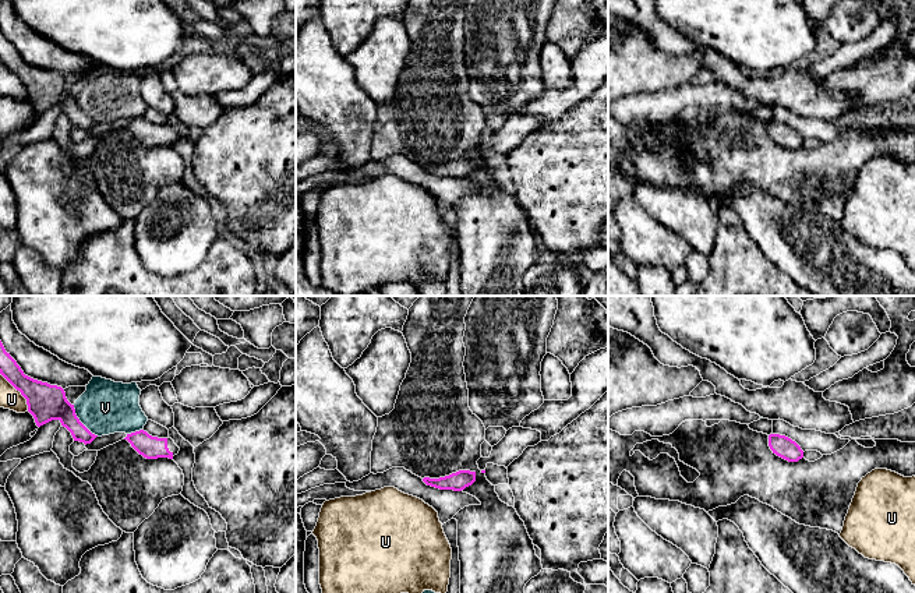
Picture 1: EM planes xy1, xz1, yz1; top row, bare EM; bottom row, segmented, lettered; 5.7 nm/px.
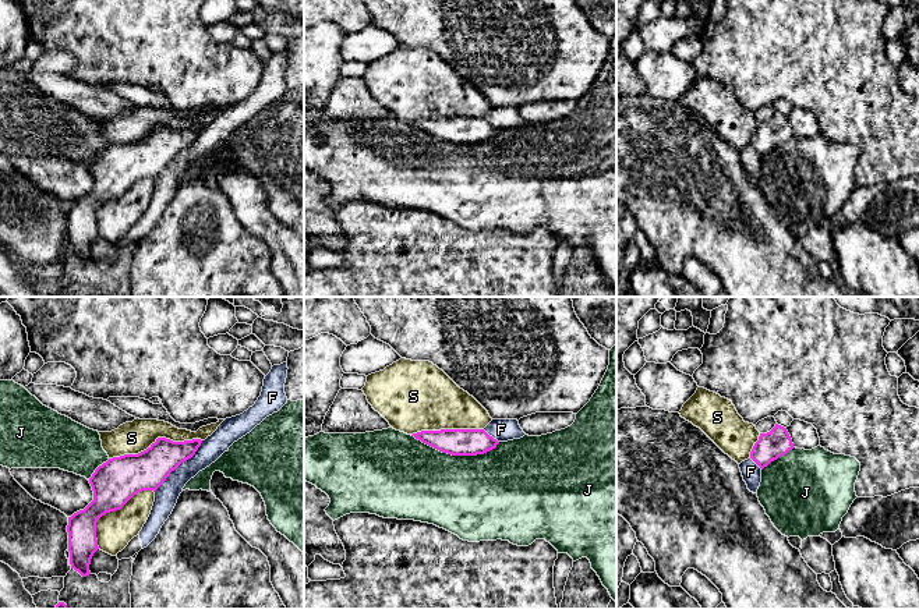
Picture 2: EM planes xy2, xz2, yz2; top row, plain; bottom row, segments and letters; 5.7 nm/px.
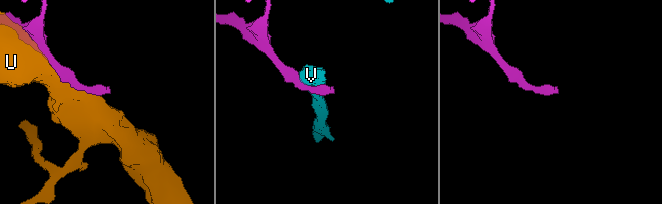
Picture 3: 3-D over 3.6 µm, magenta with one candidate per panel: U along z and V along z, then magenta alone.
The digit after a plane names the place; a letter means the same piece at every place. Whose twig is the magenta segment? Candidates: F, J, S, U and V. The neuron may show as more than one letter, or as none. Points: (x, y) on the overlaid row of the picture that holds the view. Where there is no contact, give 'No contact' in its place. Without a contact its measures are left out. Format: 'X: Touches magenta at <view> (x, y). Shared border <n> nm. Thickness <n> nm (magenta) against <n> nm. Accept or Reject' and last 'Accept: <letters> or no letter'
F: Touches magenta at xy2 (179, 464). Shared border 400 nm. Thickness 220 nm (magenta) against 140 nm. Reject
J: Touches magenta at xz2 (455, 455). Shared border 500 nm. Thickness 160 nm (magenta) against 460 nm. Reject
S: Touches magenta at xy2 (156, 441). Shared border 550 nm. Thickness 240 nm (magenta) against 190 nm. Reject
U: Touches magenta at xy1 (20, 391). Shared border 280 nm. Thickness 220 nm (magenta) against 120 nm. Reject
V: Touches magenta at xy1 (80, 422). Shared border 240 nm. Thickness 220 nm (magenta) against 300 nm. Reject
Accept: no letter

